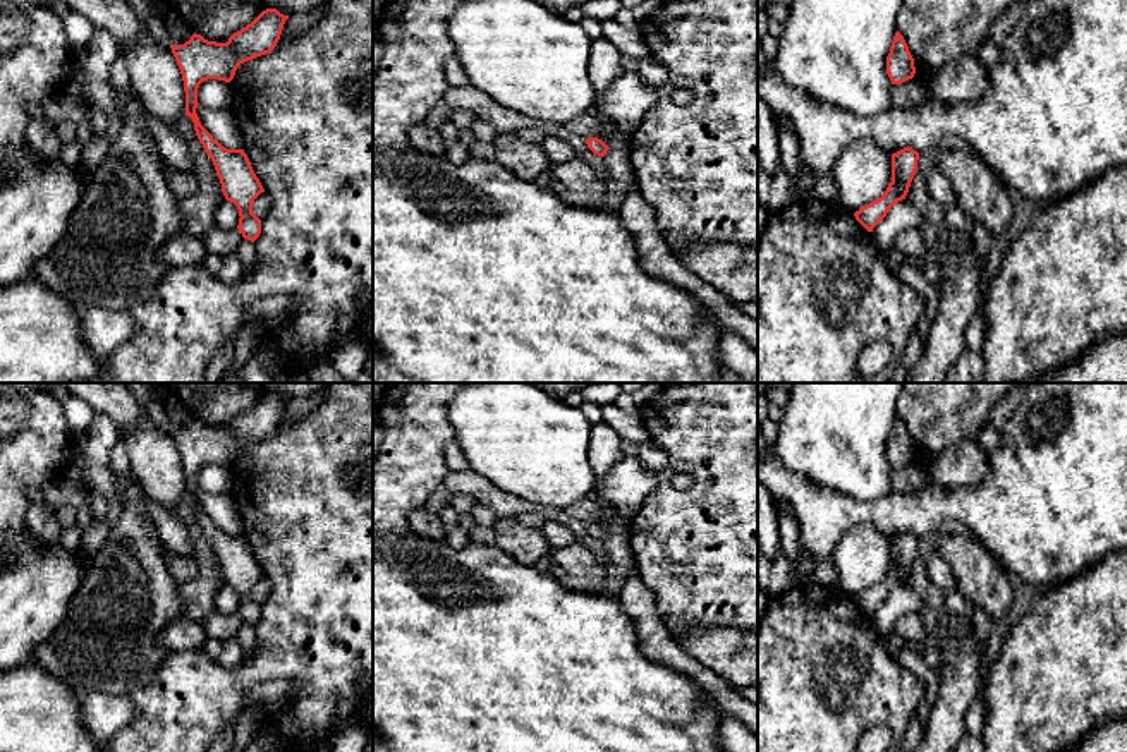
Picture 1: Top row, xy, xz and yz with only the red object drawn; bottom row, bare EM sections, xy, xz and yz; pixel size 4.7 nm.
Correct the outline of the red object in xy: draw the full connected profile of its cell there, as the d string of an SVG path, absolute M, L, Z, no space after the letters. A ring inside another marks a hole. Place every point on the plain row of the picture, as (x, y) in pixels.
M266 393L227 428L208 426L194 417L184 429L170 429L184 465L186 500L192 503L196 520L215 549L225 584L239 594L237 613L251 627L261 618L261 604L253 597L253 587L265 573L244 534L223 532L201 510L196 498L198 472L208 464L230 467L241 448L270 438L287 403L289 400L277 393Z

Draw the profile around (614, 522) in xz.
M601 506L600 524L610 532L603 541L603 558L622 570L624 580L632 573L636 561L629 544L629 520Z

